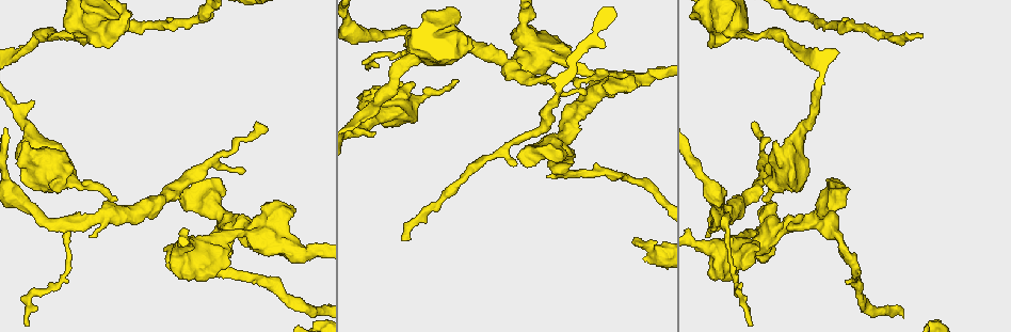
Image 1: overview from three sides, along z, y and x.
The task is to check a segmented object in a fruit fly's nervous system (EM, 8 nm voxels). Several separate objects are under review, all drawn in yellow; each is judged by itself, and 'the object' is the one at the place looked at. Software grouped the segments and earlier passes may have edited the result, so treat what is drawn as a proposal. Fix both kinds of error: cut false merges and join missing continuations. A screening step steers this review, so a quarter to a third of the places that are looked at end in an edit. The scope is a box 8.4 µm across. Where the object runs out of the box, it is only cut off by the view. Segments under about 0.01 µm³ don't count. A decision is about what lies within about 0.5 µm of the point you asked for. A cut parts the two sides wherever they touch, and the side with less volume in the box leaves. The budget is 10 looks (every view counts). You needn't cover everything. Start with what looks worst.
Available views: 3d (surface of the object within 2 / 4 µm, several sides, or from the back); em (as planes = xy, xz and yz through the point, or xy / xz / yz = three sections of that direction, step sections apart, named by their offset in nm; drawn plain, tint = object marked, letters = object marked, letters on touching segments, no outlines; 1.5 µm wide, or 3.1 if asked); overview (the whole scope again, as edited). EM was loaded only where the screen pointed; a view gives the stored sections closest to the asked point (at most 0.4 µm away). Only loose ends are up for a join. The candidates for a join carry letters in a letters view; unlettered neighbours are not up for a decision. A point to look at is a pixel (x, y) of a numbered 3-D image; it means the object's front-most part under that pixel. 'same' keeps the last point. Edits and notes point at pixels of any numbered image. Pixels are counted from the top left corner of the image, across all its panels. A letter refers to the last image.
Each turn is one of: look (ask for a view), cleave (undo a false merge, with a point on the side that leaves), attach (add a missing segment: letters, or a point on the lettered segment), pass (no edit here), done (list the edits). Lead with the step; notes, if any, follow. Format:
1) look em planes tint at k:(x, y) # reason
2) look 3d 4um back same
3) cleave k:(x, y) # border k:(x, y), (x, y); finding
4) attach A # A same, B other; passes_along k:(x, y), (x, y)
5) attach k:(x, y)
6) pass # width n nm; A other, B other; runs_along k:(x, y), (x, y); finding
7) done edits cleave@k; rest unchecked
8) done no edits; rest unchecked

look em planes letters at 1:(761, 199) # free end

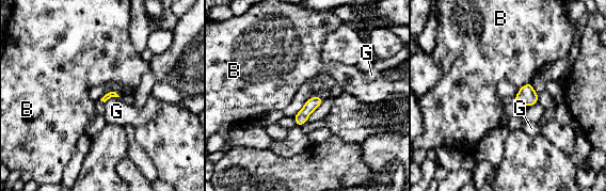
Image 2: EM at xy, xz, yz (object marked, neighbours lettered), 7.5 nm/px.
pass # B other, G other; no lettered segment goes on from it

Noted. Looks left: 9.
look em yz step 4 tint at 1:(921, 37) # free end

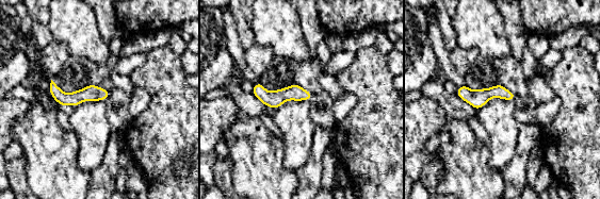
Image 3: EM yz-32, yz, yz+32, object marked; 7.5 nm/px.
look em yz step 4 letters same # what lies round it

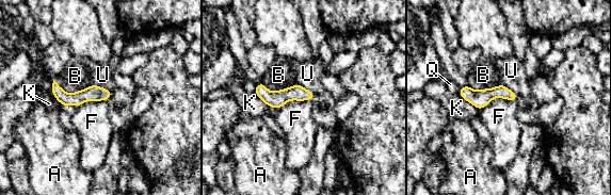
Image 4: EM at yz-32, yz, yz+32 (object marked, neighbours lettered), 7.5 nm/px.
pass # width 100 nm; A other, B other, F other, K other, Q other, U other; border 4:(515, 100), (493, 98), (480, 111); none of them fits

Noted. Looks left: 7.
look em xz step 8 tint at 1:(751, 123) # free end

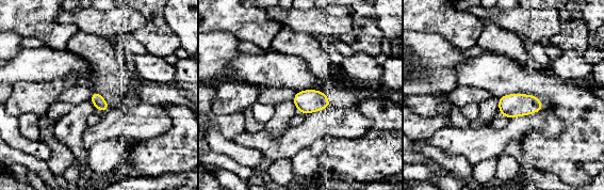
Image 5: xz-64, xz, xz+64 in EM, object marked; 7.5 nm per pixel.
look em xz step 8 letters same # see the neighbours

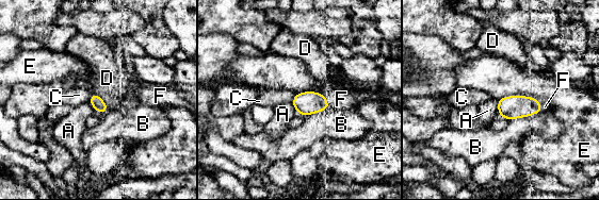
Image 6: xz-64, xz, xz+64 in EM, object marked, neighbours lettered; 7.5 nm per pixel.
attach F # A other, B other, C other, D other, E other, F same; it goes on there

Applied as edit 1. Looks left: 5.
look overview

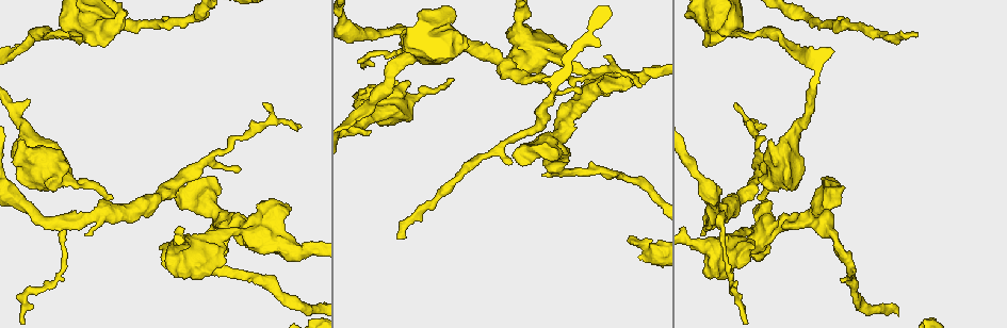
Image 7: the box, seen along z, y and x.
look 3d 2um at 7:(648, 73) # thick turns thin

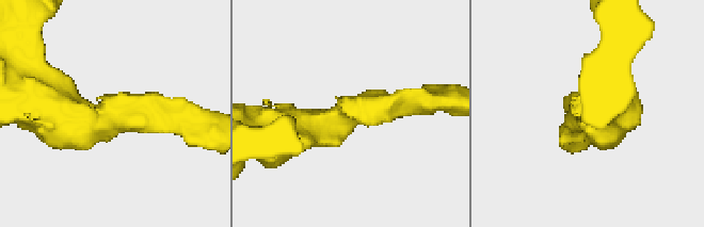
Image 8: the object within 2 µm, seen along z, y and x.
look em planes tint at 8:(346, 114) # now the EM

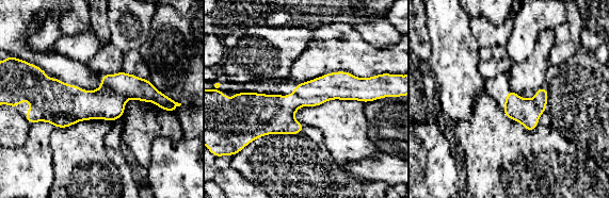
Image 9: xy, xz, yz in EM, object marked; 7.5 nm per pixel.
look em planes letters same # what lies round it

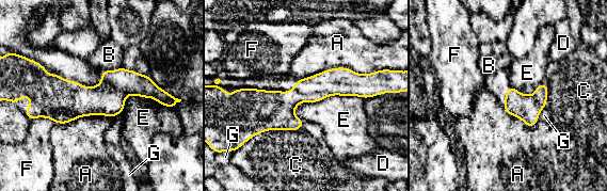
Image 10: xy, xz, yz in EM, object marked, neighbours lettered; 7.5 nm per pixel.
pass # width 190 nm; A other, B other, C other, D other, E other, F other, G other; runs_along 10:(37, 89), (148, 89), (165, 99); continuous, no second neuron

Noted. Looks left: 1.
done edits attach@6; rest unchecked

